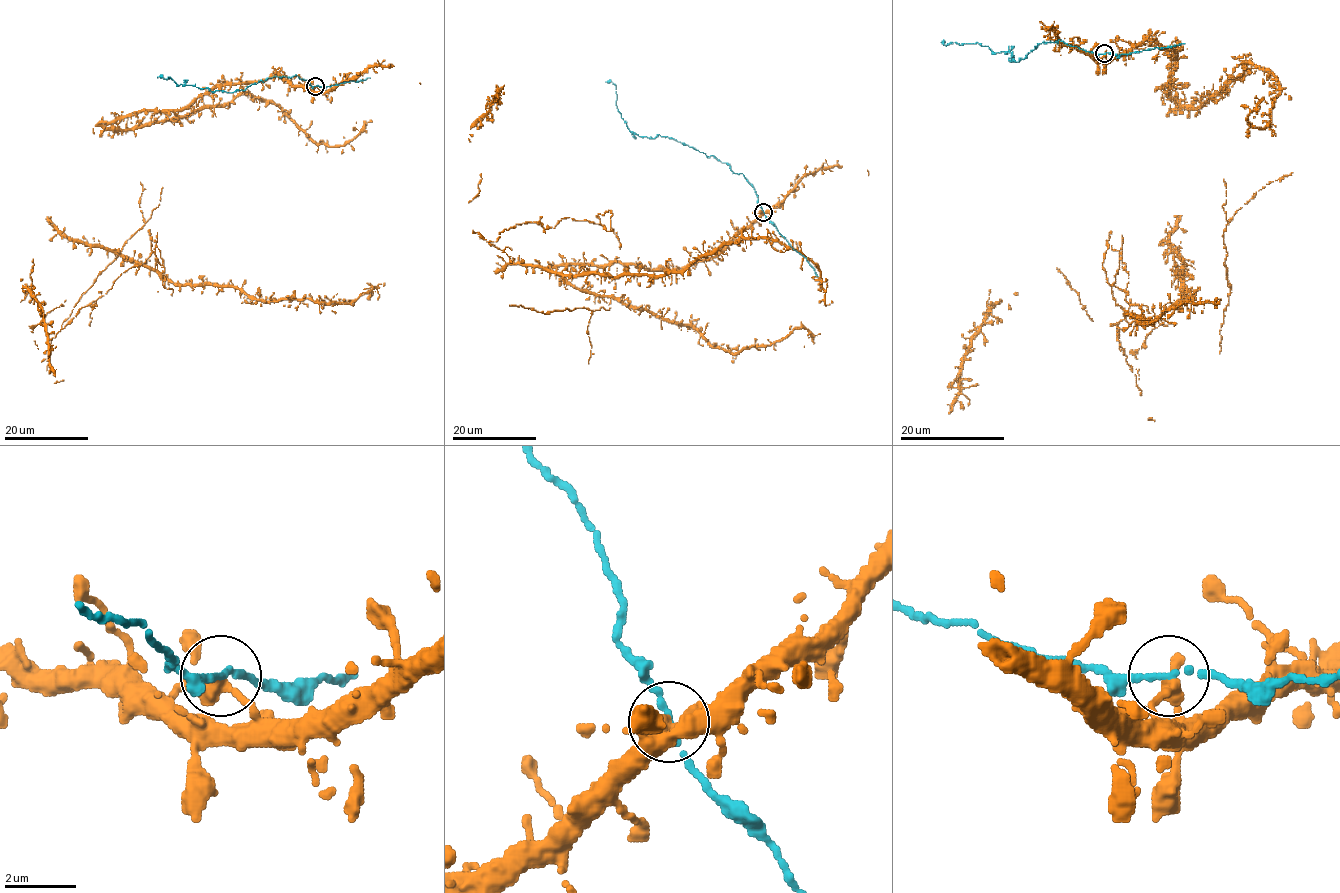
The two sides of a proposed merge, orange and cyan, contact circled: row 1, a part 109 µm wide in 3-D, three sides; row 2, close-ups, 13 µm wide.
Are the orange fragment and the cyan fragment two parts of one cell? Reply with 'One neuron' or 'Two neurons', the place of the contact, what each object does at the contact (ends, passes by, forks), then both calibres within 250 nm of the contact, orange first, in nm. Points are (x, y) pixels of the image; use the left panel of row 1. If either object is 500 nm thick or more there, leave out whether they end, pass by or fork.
Two neurons. Place: (315, 86). At the ring orange ends. At the ring cyan passes by. Thickness 440 nm (orange) against 170 nm

